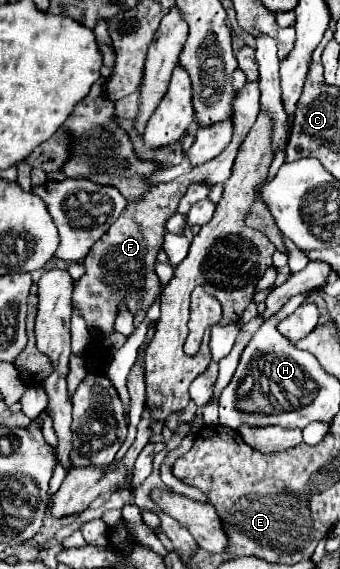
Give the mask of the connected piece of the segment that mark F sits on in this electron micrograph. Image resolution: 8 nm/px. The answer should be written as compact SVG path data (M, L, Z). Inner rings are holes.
M247 83L241 91L237 103L235 103L235 131L231 143L211 159L209 163L203 163L201 167L195 167L191 173L177 177L169 183L155 185L139 203L129 203L121 217L109 227L109 231L91 247L89 255L83 259L85 275L75 281L73 289L73 309L81 313L87 327L95 337L105 339L113 335L113 319L117 319L117 303L125 303L129 311L135 315L137 311L149 311L149 307L155 303L155 299L161 295L161 281L155 273L157 253L163 247L163 239L167 233L167 221L173 213L177 213L179 199L185 195L189 183L205 181L209 185L225 183L231 175L231 167L235 161L235 155L253 127L257 115L259 115L259 87L257 83Z

